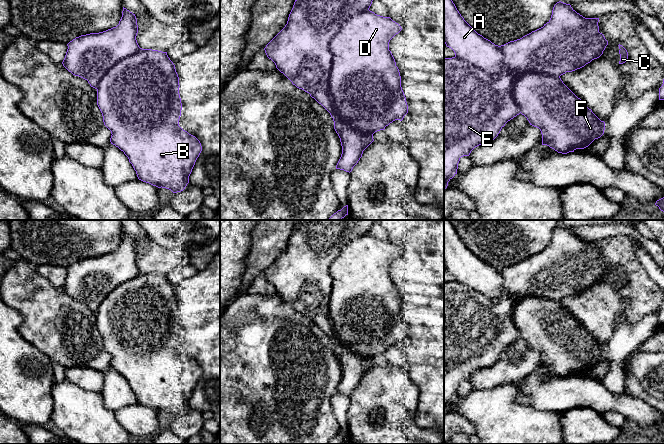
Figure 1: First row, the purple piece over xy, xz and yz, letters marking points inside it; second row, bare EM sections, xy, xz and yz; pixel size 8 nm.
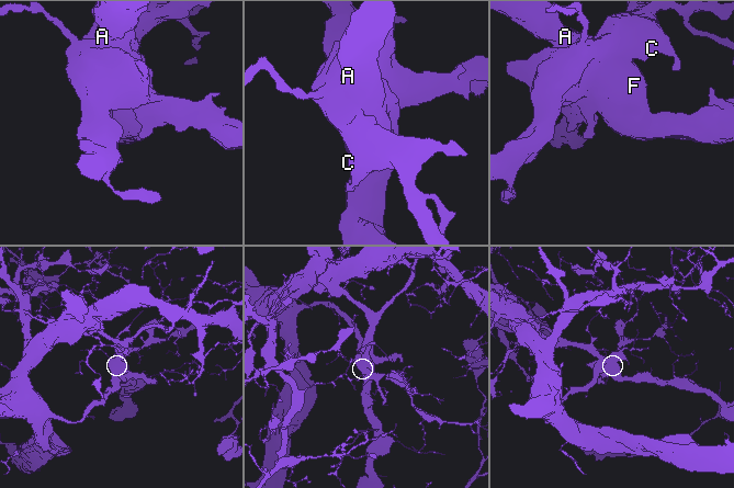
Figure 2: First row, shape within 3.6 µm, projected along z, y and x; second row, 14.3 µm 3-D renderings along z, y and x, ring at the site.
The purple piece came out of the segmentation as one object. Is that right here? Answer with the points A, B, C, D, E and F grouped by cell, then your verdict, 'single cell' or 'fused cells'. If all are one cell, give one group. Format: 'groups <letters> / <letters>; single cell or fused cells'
groups A B D F / C E; fused cells

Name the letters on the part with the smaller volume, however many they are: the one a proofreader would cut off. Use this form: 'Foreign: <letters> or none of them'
Foreign: A, B, D, F

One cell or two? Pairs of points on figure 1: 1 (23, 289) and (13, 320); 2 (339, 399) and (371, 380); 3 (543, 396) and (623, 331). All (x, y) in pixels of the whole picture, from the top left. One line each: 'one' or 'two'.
1: two
2: two
3: two

